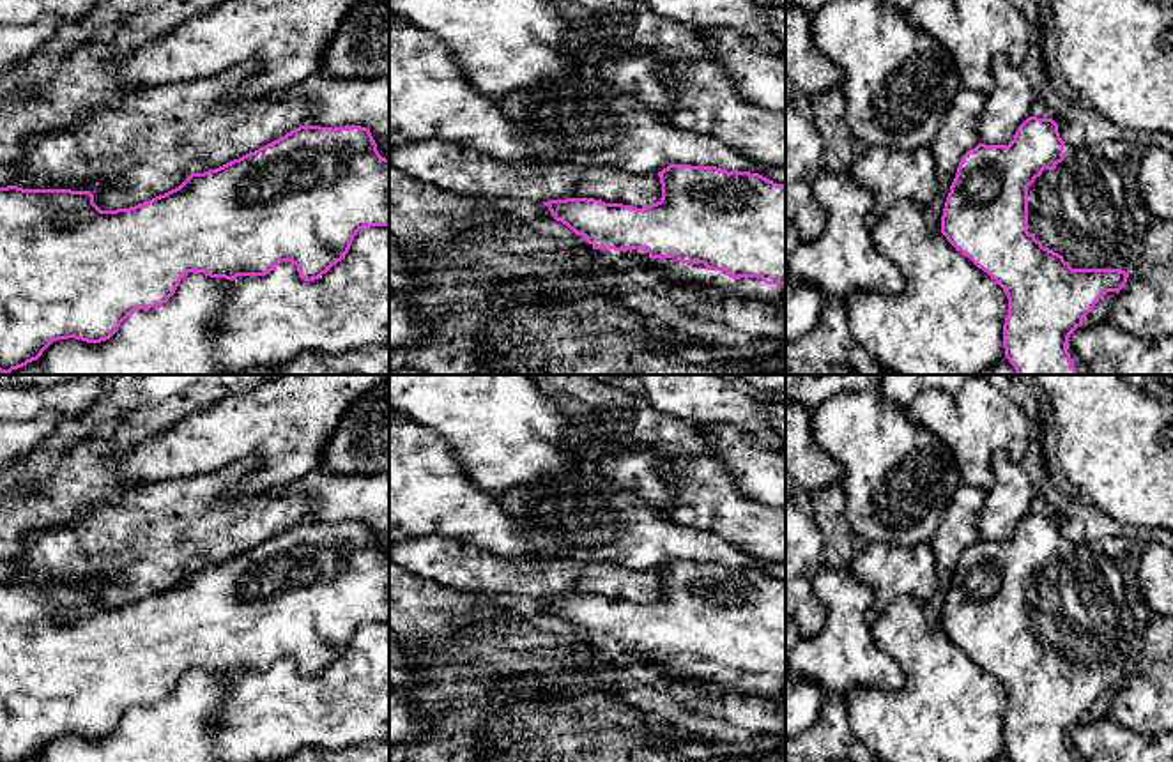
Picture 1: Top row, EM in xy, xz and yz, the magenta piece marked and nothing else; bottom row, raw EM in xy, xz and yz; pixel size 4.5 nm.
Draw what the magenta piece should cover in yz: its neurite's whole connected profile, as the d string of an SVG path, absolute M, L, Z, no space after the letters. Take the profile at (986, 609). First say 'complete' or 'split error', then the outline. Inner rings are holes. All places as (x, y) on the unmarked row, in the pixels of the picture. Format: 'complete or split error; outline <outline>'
split error; outline M1028 513L1008 541L978 539L962 552L945 598L941 629L1003 684L1008 695L1003 744L1012 762L1074 762L1067 748L1070 730L1100 693L1118 690L1129 674L1132 613L1125 587L1120 564L1099 546L1065 539L1053 514Z

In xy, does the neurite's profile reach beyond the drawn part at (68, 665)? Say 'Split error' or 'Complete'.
Complete

